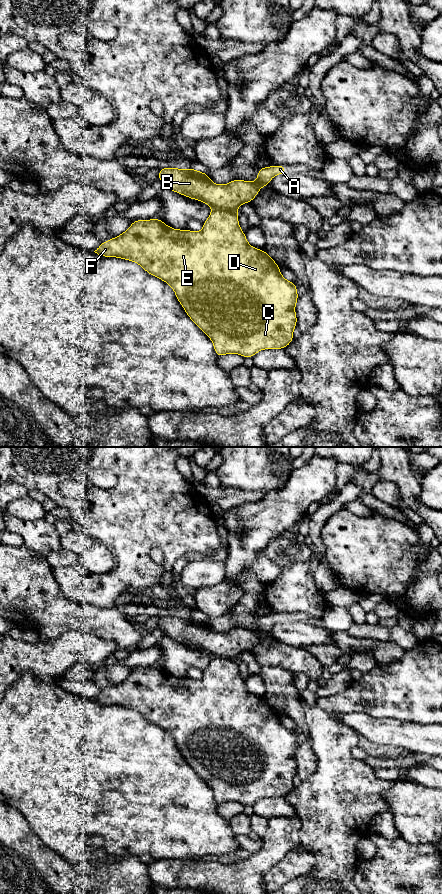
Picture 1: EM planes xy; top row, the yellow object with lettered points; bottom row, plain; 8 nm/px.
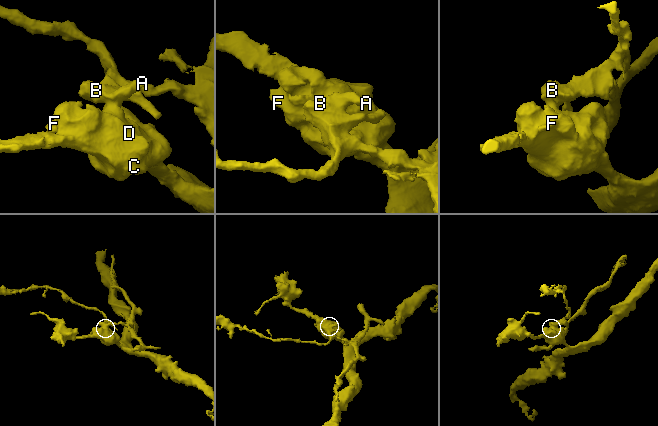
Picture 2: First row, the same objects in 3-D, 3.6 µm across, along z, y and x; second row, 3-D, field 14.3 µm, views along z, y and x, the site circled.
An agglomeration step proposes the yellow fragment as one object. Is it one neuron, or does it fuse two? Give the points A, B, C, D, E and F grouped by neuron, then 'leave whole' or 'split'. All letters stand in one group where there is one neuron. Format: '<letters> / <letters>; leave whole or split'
A B / C D E F; split

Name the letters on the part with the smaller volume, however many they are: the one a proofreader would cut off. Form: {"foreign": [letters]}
{"foreign": ["A", "B"]}

